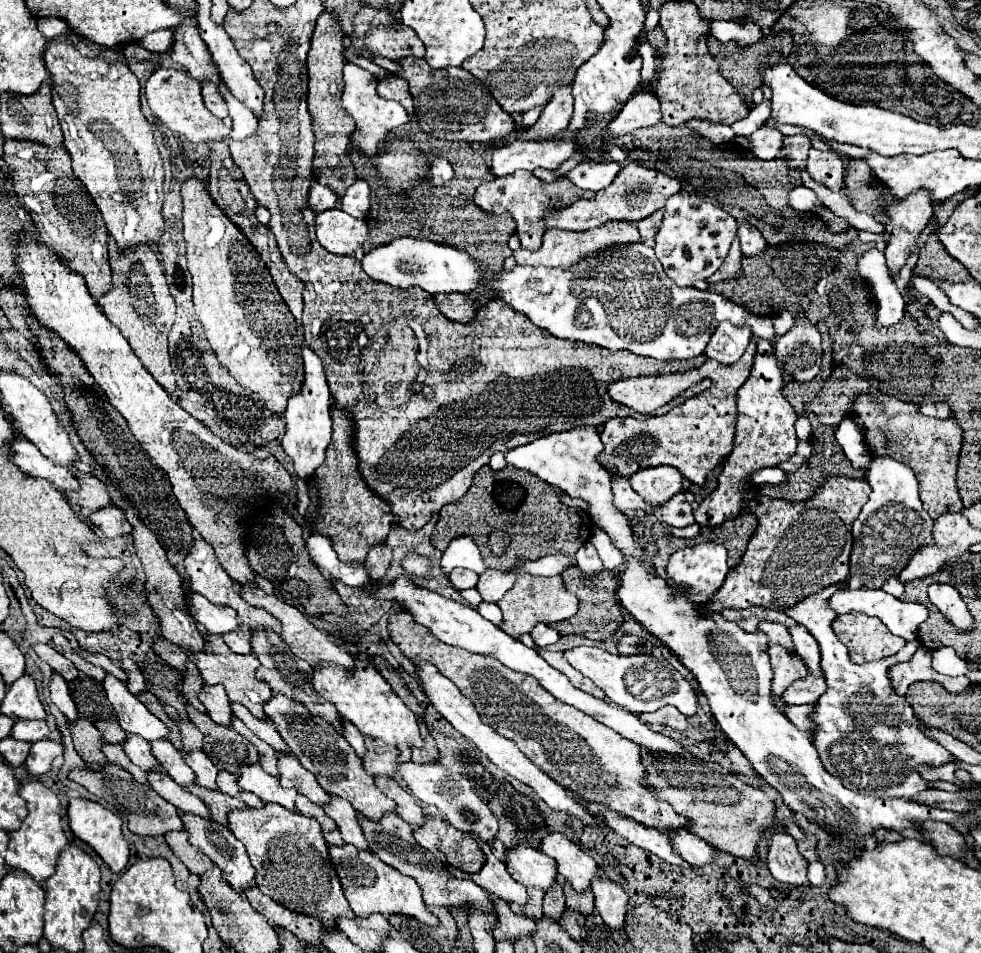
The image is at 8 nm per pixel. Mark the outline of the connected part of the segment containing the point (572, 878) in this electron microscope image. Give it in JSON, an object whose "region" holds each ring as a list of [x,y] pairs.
{"region":[[[551,833],[541,839],[541,851],[555,859],[557,873],[573,885],[575,891],[585,891],[595,875],[601,875],[599,865],[581,851],[579,845],[561,833]]]}

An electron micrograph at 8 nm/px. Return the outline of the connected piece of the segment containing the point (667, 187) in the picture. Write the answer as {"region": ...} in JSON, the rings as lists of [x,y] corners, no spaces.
{"region":[[[629,163],[617,173],[613,183],[607,189],[599,191],[593,199],[579,199],[565,209],[549,211],[545,217],[545,225],[547,225],[547,229],[559,227],[559,229],[567,229],[567,231],[587,231],[587,229],[601,227],[609,221],[635,223],[635,221],[641,221],[641,219],[649,217],[651,213],[663,209],[665,201],[679,191],[681,191],[681,183],[677,179],[667,177],[655,169],[647,169],[637,163]]]}

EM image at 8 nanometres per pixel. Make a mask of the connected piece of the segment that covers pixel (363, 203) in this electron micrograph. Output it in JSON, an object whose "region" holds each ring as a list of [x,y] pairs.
{"region":[[[357,179],[355,185],[351,185],[347,189],[347,193],[345,193],[345,197],[341,199],[339,205],[351,217],[365,219],[367,211],[369,211],[369,185],[367,185],[367,181]]]}

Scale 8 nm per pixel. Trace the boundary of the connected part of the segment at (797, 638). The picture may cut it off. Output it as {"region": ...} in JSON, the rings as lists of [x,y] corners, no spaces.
{"region":[[[793,625],[789,629],[791,633],[791,639],[793,639],[793,645],[795,645],[795,651],[803,657],[809,673],[813,675],[823,675],[821,667],[819,667],[819,661],[821,661],[821,655],[819,655],[819,645],[815,641],[815,637],[803,629],[803,625]]]}

